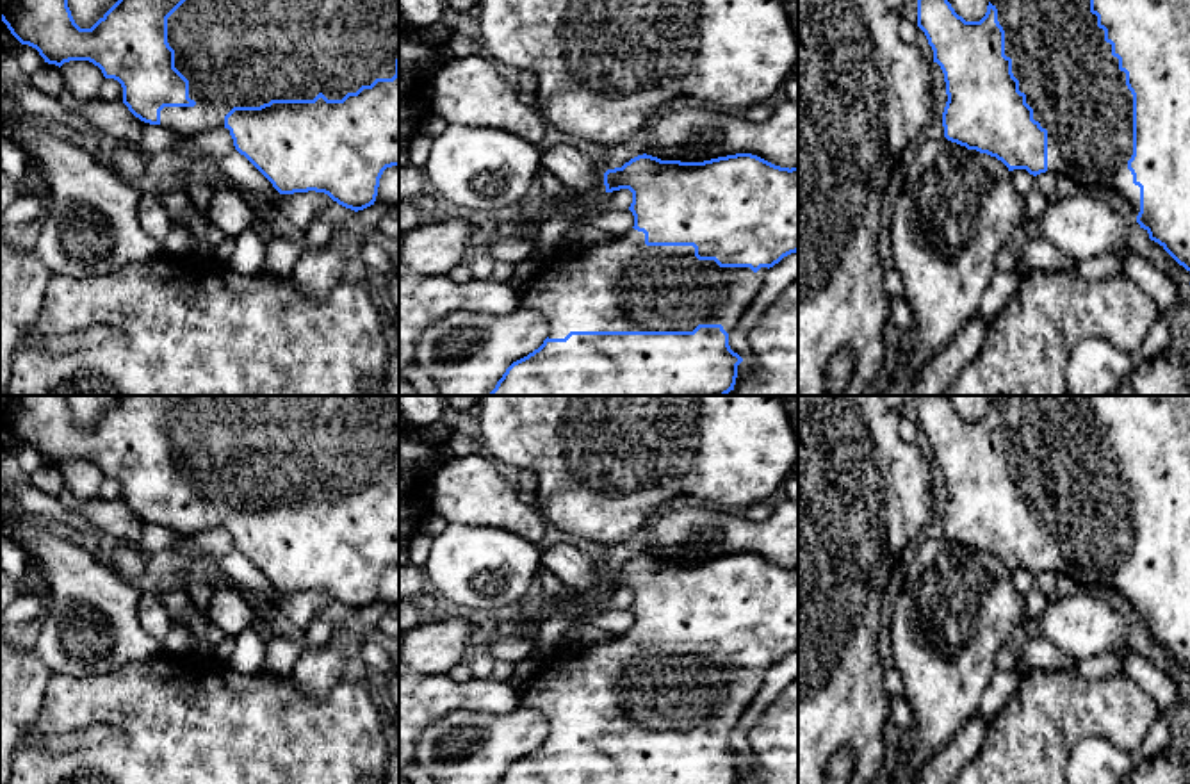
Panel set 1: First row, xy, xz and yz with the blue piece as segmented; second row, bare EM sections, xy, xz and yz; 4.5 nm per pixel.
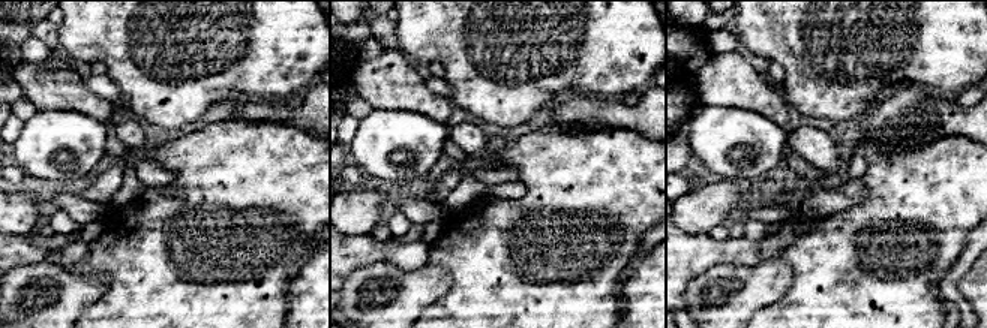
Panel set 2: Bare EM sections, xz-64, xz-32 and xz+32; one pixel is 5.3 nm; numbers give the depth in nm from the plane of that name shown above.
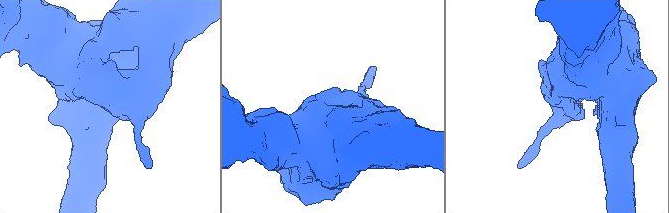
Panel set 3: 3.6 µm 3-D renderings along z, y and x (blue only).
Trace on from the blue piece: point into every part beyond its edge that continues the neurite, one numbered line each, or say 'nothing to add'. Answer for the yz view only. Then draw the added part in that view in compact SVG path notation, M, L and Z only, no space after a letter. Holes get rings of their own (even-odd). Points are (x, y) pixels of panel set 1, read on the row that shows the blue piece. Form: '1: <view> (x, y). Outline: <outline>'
1: yz (1064, 66). Outline: M989 0L1005 30L1005 55L1033 119L1047 130L1047 171L1065 175L1081 189L1117 192L1133 216L1140 212L1140 187L1128 160L1133 155L1133 94L1126 73L1090 12L1090 0Z

